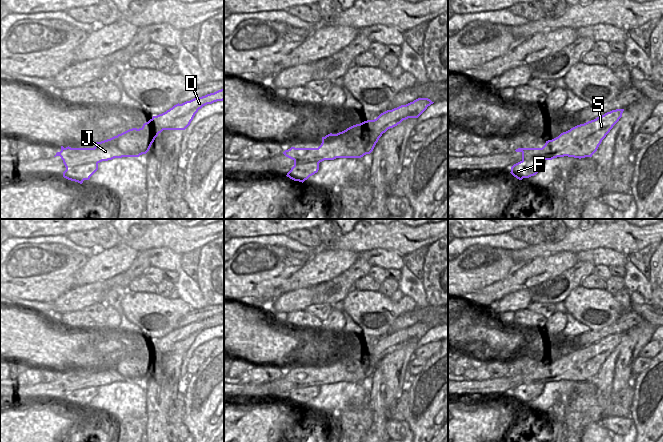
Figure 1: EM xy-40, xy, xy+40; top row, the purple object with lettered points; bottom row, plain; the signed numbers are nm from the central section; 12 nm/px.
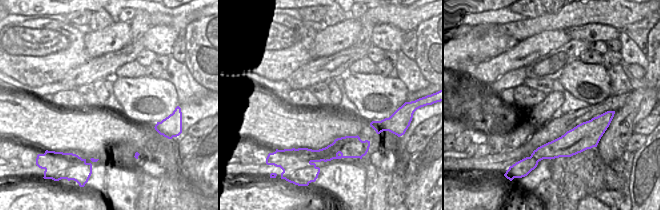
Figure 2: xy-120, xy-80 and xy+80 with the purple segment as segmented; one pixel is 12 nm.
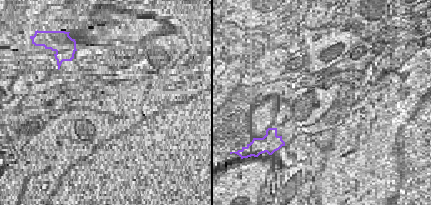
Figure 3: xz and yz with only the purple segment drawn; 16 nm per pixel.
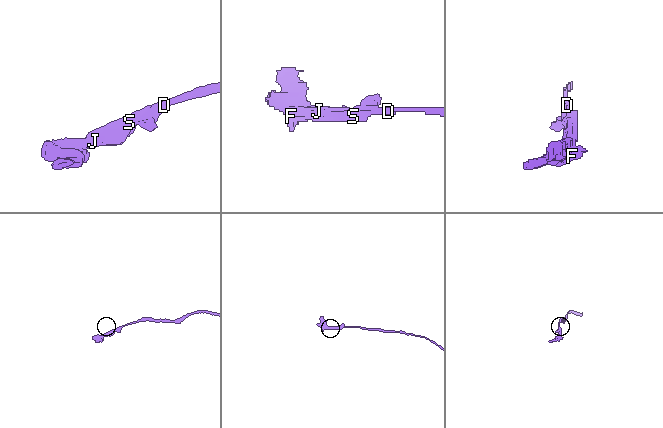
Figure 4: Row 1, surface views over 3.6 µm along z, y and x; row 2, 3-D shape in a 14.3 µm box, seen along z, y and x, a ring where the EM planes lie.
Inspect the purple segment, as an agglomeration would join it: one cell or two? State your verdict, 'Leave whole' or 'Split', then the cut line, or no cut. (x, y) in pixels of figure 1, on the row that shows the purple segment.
Split. Split along xy-40 (97, 162), (74, 164), (66, 170)

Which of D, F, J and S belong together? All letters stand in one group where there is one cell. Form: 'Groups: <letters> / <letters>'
Groups: D J S / F

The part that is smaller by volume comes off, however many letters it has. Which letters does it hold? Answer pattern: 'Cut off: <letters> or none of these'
Cut off: F

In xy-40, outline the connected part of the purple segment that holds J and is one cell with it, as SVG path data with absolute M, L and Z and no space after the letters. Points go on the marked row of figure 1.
M221 89L214 93L210 93L205 96L186 101L182 104L178 103L166 112L157 116L153 116L139 129L132 128L110 139L96 142L94 148L71 148L69 146L64 148L63 146L61 146L61 151L57 152L54 157L61 157L66 170L69 170L72 166L78 164L90 164L92 162L100 163L102 161L108 161L114 158L122 157L139 157L140 155L146 154L149 151L155 138L163 130L185 130L190 125L191 121L193 120L195 114L198 112L199 109L207 104L212 104L214 102L223 100L224 89Z

